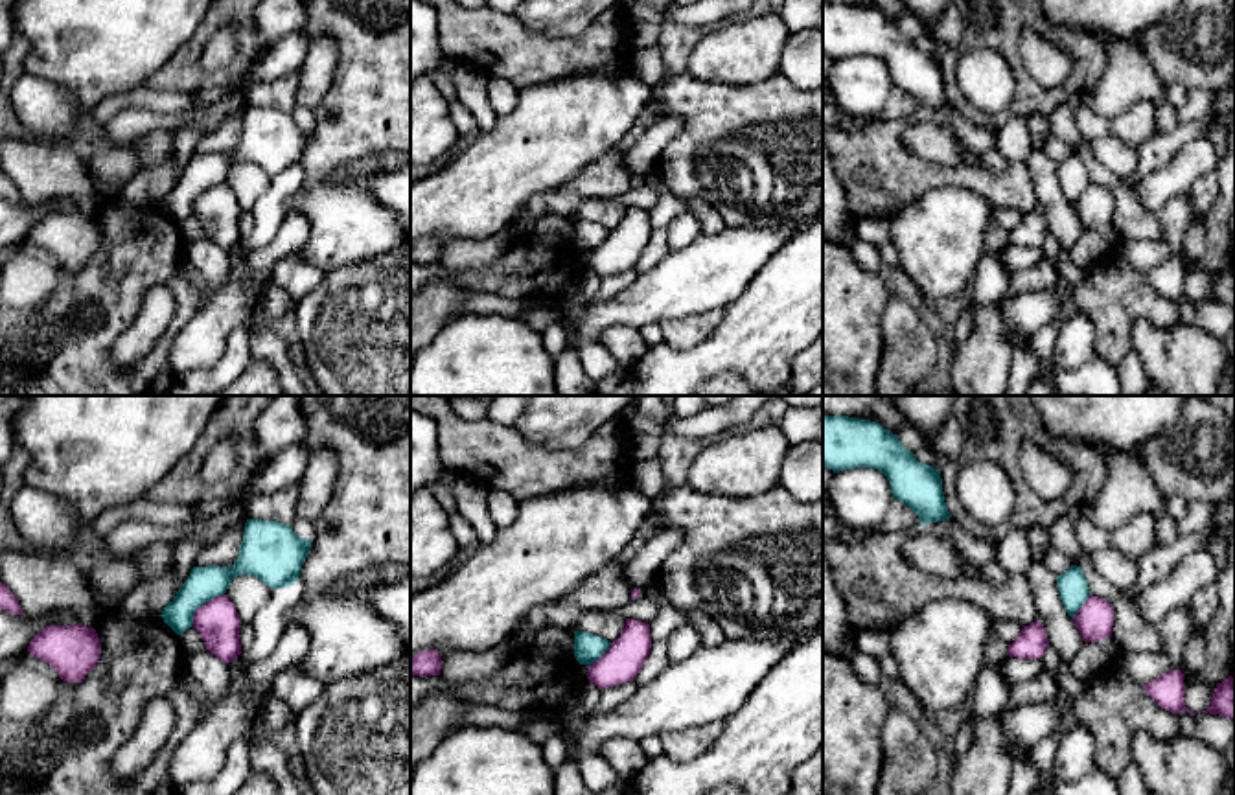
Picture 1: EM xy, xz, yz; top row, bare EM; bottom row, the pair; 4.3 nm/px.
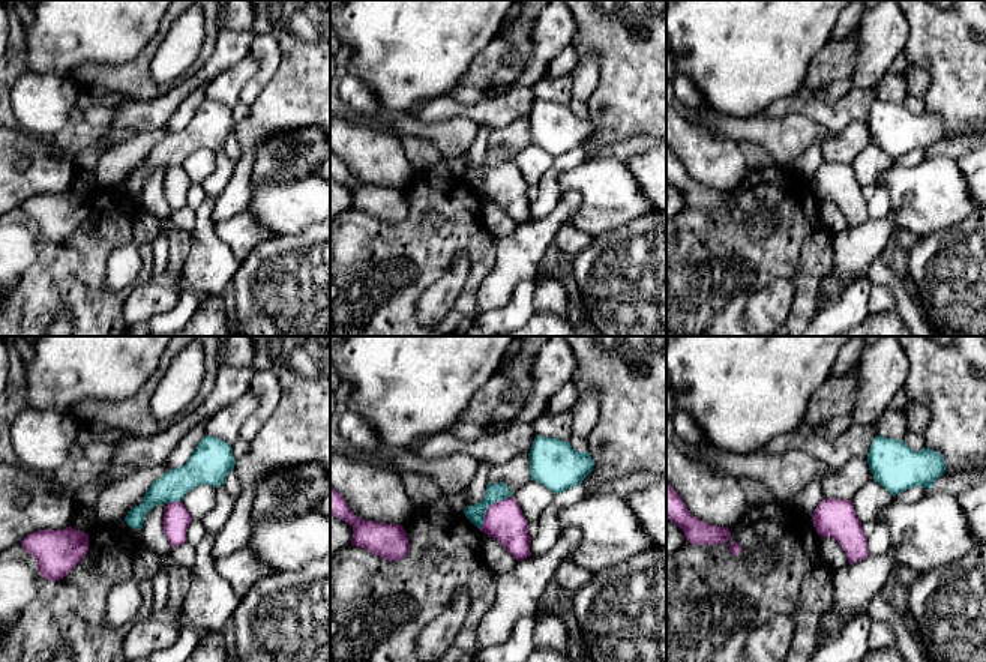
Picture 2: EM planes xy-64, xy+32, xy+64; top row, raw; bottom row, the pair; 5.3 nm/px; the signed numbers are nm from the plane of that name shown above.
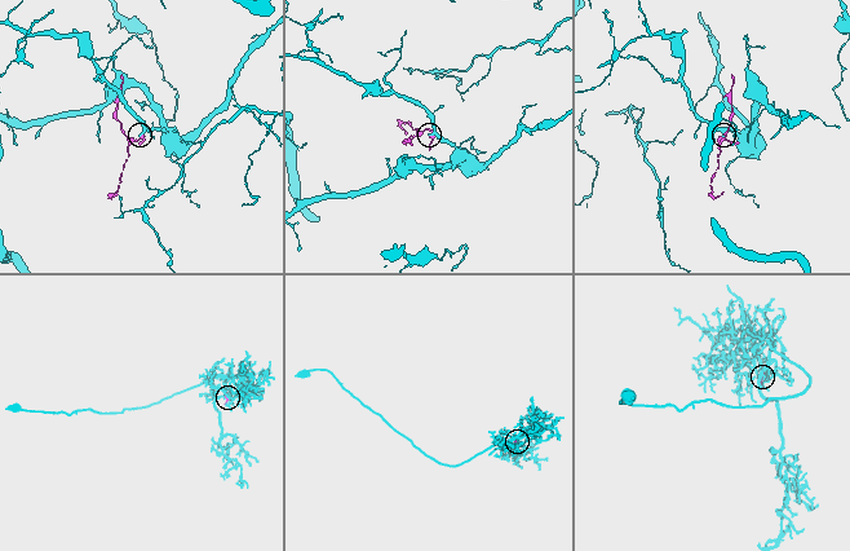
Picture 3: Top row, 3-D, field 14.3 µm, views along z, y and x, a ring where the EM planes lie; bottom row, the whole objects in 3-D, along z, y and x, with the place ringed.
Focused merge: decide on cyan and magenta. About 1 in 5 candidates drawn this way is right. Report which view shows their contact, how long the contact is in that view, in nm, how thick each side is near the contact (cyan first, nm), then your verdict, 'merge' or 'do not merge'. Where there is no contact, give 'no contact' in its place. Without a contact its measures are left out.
meets cyan in xy; contact 200 nm long; 150 nm thick on the cyan side, 190 nm on the other; do not merge

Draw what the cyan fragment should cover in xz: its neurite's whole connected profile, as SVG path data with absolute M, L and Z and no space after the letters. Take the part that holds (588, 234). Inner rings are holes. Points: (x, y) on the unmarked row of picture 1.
M574 219L574 245L580 252L593 252L607 237L611 230L587 219Z

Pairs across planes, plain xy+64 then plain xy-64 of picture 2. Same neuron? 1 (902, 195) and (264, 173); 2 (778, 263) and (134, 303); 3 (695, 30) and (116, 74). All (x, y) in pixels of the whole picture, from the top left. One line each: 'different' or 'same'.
1: different
2: different
3: different

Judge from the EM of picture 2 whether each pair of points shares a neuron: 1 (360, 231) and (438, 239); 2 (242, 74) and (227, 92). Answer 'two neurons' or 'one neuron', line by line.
1: one neuron
2: one neuron

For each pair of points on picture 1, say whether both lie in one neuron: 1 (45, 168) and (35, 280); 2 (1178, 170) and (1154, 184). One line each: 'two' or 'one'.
1: two
2: one

